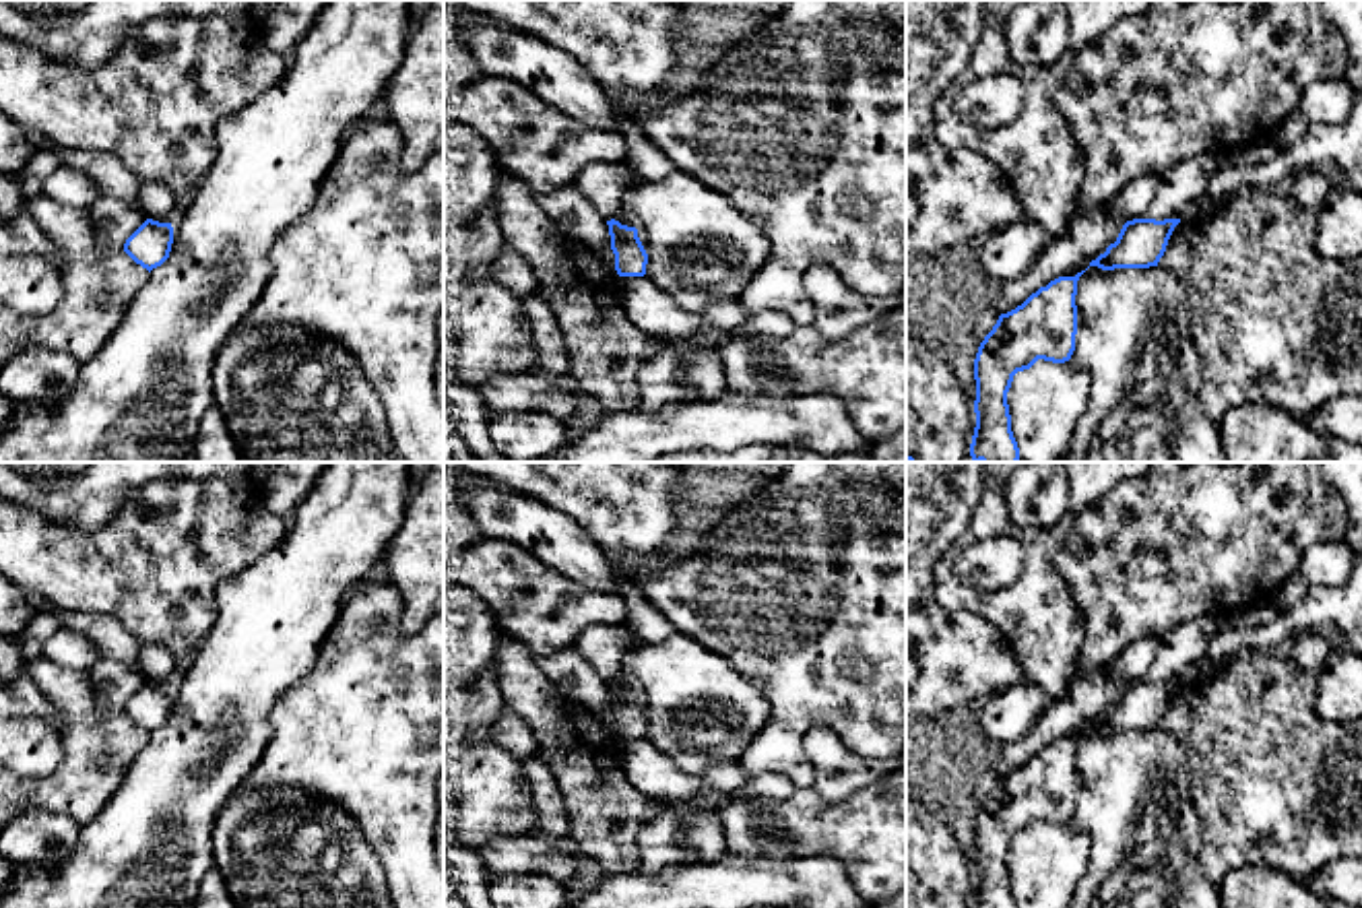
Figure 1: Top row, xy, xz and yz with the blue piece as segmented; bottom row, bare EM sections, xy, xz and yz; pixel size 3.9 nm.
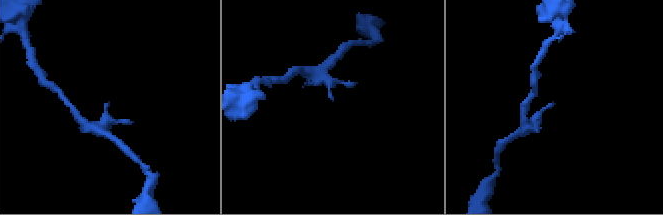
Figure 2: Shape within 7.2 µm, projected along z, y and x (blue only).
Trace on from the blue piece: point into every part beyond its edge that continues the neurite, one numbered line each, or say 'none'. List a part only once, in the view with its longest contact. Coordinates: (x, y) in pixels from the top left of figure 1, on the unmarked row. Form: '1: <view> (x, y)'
none

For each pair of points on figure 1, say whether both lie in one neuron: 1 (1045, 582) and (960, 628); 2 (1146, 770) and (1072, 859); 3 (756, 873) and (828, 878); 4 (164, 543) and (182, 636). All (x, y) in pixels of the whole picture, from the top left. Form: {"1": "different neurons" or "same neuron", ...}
{"1": "different neurons", "2": "different neurons", "3": "same neuron", "4": "same neuron"}

